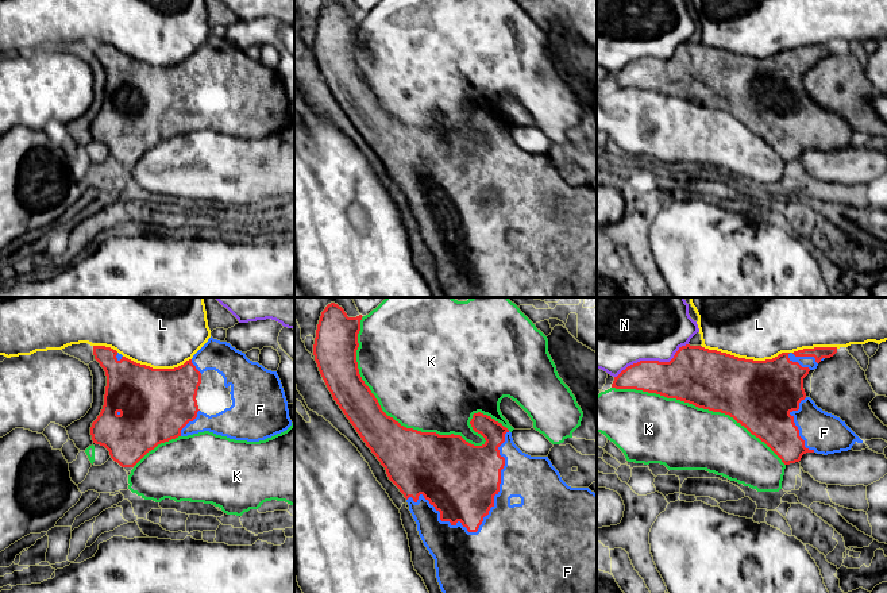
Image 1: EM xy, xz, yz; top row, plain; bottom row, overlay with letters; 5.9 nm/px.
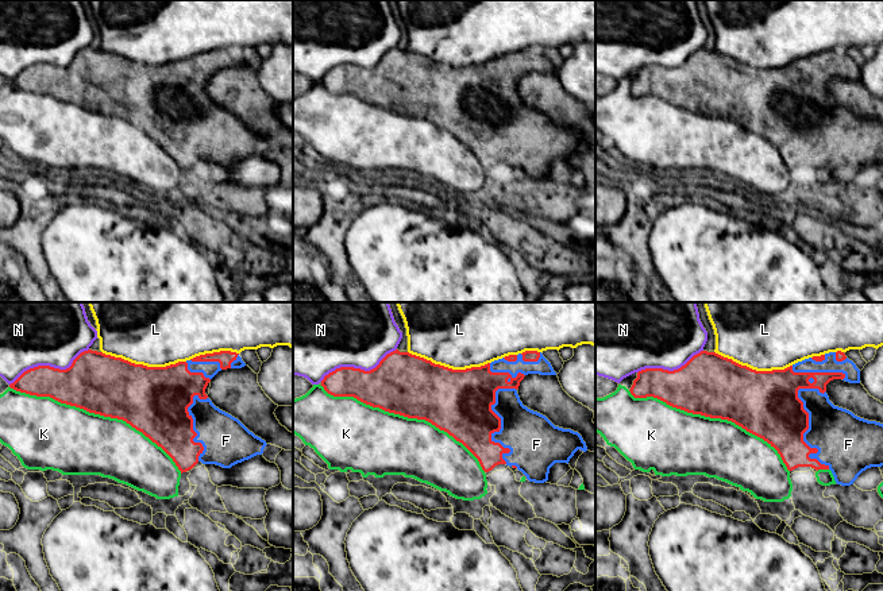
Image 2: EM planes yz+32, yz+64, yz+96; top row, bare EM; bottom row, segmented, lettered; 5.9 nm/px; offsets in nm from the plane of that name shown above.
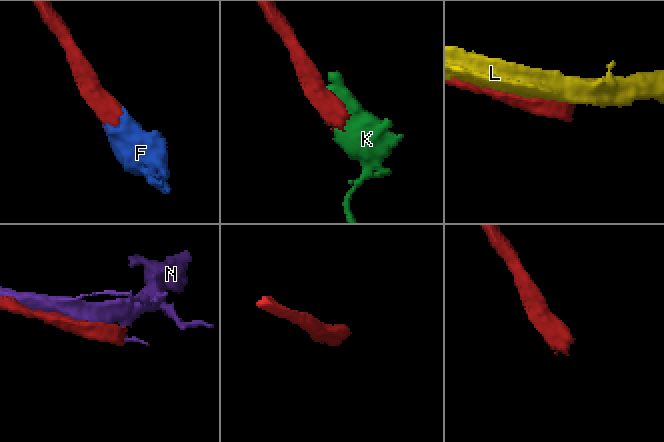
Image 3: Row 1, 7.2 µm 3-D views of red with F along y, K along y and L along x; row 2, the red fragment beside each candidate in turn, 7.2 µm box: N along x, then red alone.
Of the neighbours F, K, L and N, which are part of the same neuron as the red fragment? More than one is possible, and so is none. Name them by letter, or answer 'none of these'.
F

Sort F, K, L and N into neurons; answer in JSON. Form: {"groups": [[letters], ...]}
{"groups": [["F"], ["K"], ["L"], ["N"]]}

